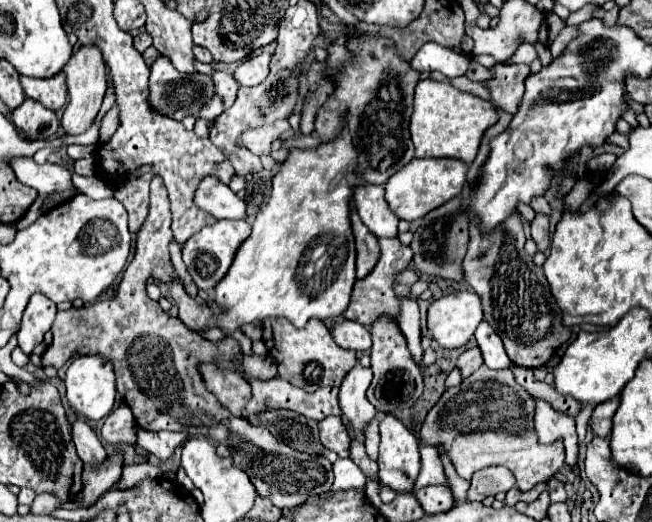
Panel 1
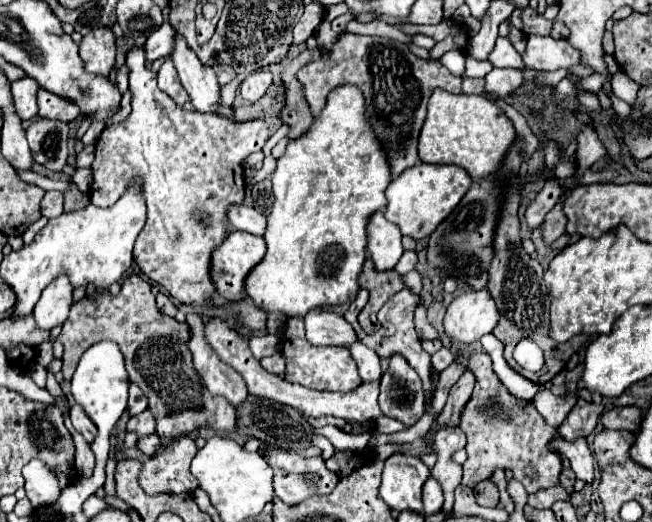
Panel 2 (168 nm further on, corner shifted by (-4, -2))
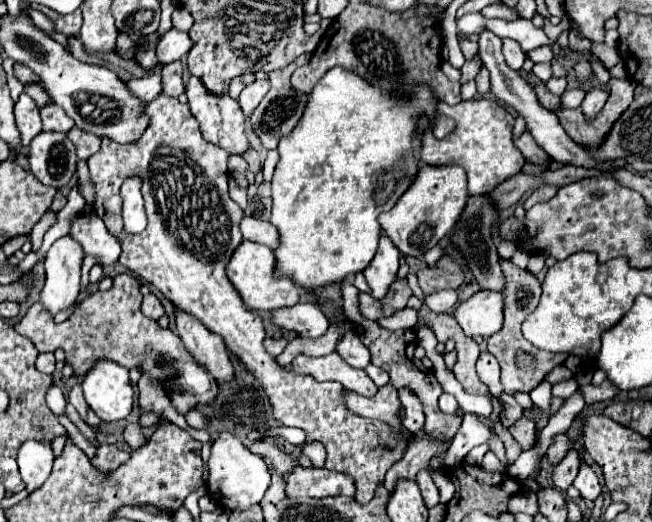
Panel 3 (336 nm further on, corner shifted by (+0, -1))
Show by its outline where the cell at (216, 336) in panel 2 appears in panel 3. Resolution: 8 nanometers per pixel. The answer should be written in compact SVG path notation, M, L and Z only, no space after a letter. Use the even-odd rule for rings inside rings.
M386 384L386 386L378 388L376 396L372 396L372 398L360 396L356 392L346 392L342 398L350 412L364 416L364 418L372 418L372 420L382 420L382 422L390 424L390 428L396 436L402 434L404 428L398 418L400 402L398 402L398 394L396 394L394 386Z

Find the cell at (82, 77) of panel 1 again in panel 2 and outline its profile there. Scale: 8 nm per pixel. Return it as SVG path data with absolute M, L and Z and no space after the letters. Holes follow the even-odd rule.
M92 29L88 35L84 35L82 43L80 43L80 57L86 63L86 71L94 73L94 75L108 75L112 65L114 65L114 57L116 57L116 35L112 29Z

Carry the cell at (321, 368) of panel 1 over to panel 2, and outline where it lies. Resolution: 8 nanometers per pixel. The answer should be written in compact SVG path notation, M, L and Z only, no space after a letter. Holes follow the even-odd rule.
M292 317L286 321L280 343L282 343L282 353L286 357L286 381L318 391L354 391L356 387L362 385L358 367L350 357L350 351L346 347L310 345L304 335L304 321L300 317Z

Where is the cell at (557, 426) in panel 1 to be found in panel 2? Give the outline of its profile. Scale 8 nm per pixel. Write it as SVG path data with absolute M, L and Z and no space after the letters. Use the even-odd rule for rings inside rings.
M556 437L554 441L550 441L550 445L554 449L558 449L560 455L570 459L570 465L572 465L572 471L576 473L576 479L582 479L588 485L594 481L594 457L586 445L586 439L566 441L566 439Z

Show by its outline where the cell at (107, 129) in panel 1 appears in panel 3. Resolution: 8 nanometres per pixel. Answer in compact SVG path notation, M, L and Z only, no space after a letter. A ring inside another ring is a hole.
M154 72L152 76L146 76L142 80L128 80L126 88L130 90L132 96L136 94L136 98L150 102L150 100L154 100L162 92L162 88L160 88L160 74Z

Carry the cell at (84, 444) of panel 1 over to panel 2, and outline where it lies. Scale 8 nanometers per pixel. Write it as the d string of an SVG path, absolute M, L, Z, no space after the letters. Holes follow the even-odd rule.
M78 403L70 407L70 419L72 419L72 425L86 437L86 441L92 443L98 431L96 431L92 419L82 411L82 407L78 407Z

